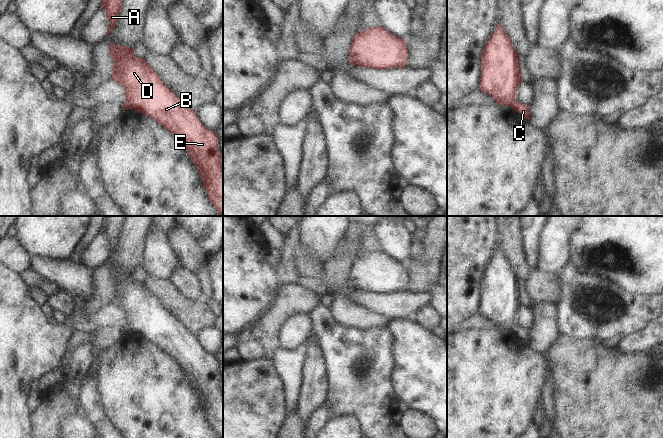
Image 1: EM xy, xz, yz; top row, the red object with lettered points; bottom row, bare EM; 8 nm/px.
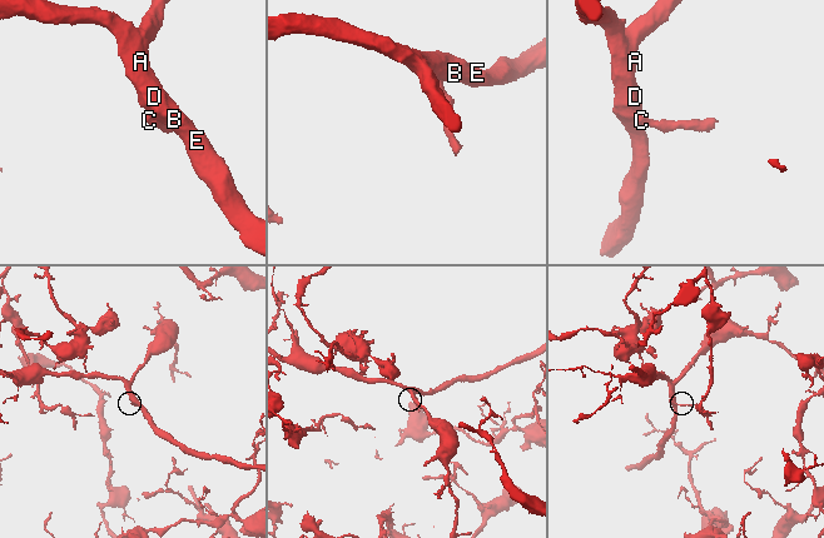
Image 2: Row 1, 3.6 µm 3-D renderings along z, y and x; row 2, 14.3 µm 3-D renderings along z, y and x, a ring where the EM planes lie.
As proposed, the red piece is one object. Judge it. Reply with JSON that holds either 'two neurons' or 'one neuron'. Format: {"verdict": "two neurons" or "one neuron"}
{"verdict": "two neurons"}

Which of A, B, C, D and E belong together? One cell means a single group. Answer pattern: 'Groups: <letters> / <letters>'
Groups: A B D E / C

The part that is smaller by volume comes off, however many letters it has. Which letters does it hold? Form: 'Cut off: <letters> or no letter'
Cut off: C

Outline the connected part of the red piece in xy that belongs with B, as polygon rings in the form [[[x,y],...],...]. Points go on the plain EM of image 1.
[[[111,266],[109,276],[113,284],[111,303],[123,311],[129,331],[155,344],[181,366],[199,396],[209,425],[219,438],[223,438],[223,383],[218,375],[216,356],[209,355],[200,347],[195,335],[162,306],[144,282],[133,278],[133,272]]]

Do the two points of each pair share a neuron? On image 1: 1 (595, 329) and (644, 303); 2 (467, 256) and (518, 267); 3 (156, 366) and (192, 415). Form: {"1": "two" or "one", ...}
{"1": "one", "2": "two", "3": "one"}

